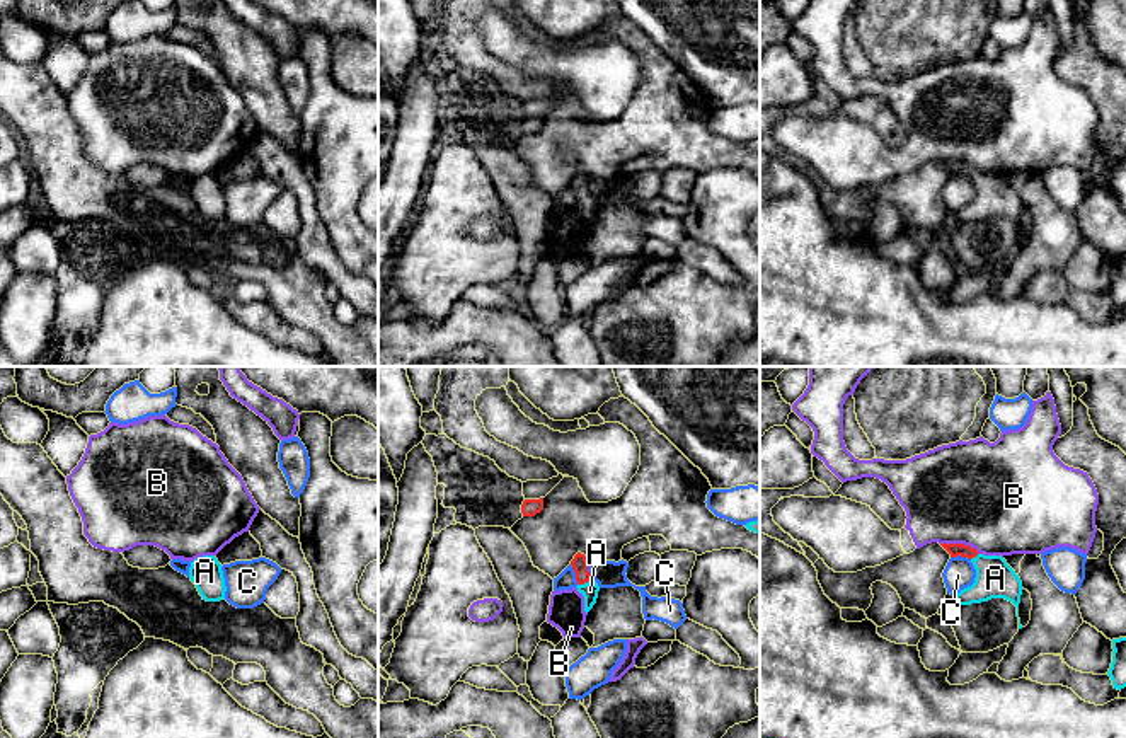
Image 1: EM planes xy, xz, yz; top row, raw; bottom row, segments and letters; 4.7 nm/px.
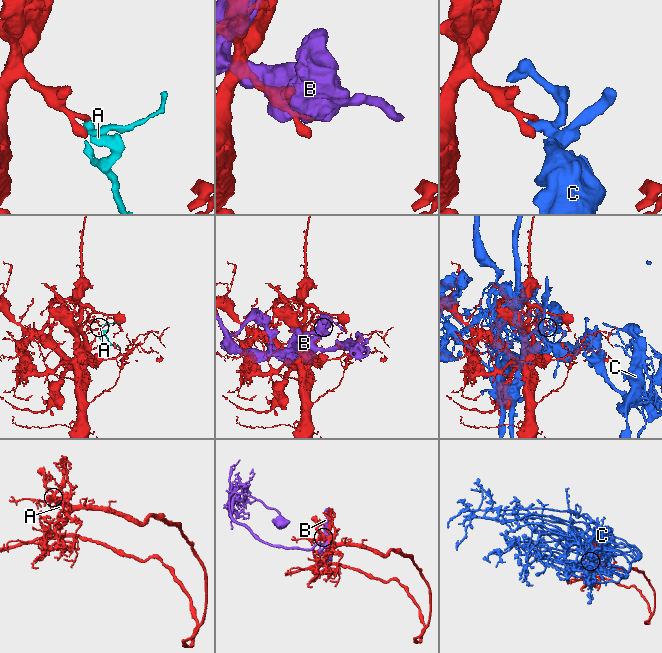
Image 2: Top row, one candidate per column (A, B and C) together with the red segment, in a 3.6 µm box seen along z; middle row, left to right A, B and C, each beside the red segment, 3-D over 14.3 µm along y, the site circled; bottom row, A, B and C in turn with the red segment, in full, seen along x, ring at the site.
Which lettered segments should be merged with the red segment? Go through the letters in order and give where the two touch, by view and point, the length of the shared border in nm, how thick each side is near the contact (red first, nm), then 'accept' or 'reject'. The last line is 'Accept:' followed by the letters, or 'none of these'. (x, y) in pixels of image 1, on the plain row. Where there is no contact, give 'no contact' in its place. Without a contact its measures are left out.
A: meets red in xz at (585, 200); contact 80 nm long; 80 nm thick on the red side, 80 nm on the other; accept
B: meets red in yz at (961, 162); contact 200 nm long; 60 nm thick on the red side, 500 nm on the other; reject
C: meets red in xz at (586, 186); contact 120 nm long; 80 nm thick on the red side, 130 nm on the other; reject
Accept: A

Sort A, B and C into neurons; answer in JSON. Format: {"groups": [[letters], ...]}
{"groups": [["A"], ["B"], ["C"]]}

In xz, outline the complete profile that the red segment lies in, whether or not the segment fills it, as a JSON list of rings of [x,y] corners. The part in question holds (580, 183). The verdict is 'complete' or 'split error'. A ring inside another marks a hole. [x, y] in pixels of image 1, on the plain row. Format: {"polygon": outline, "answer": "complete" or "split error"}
{"polygon": [[[577,170],[571,179],[571,184],[576,191],[576,206],[584,215],[584,230],[588,232],[596,222],[600,205],[588,189],[588,179],[584,172]]], "answer": "split error"}

